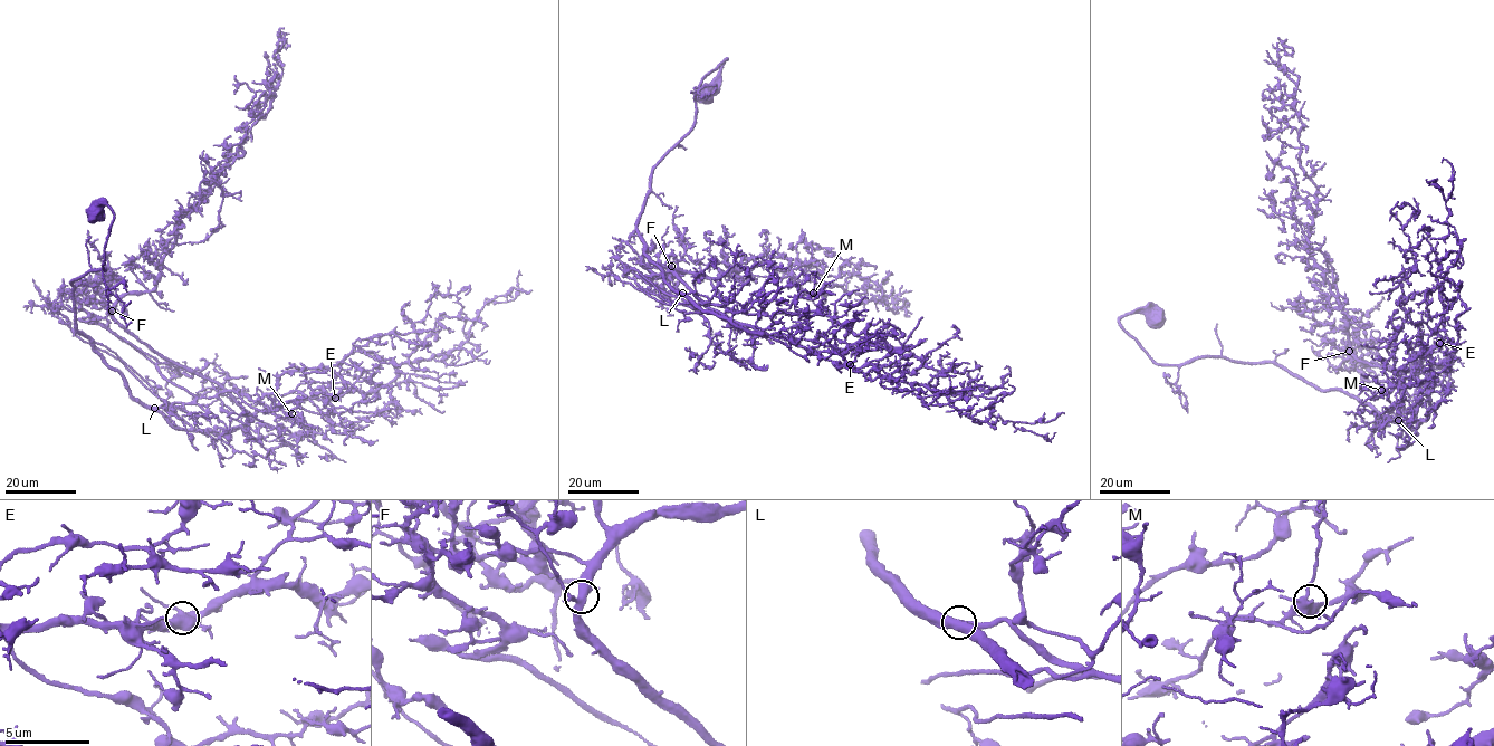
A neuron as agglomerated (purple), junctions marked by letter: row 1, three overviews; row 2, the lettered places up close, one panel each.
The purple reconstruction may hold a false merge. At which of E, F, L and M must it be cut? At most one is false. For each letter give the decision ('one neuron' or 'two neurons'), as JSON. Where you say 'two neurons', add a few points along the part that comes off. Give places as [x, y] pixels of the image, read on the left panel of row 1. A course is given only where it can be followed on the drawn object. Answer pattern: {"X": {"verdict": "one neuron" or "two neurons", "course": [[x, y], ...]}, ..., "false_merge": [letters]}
{"E": {"verdict": "one neuron"}, "F": {"verdict": "one neuron"}, "L": {"verdict": "one neuron"}, "M": {"verdict": "one neuron"}, "false_merge": []}

